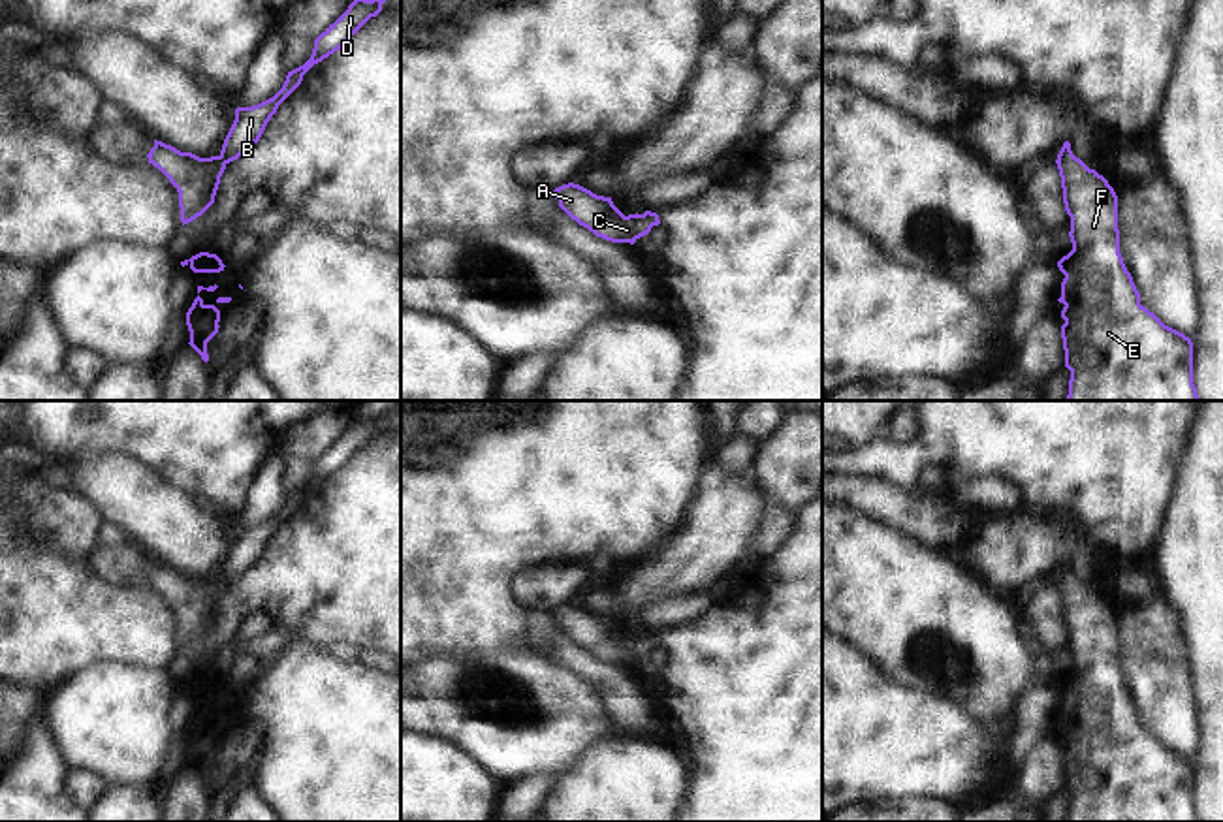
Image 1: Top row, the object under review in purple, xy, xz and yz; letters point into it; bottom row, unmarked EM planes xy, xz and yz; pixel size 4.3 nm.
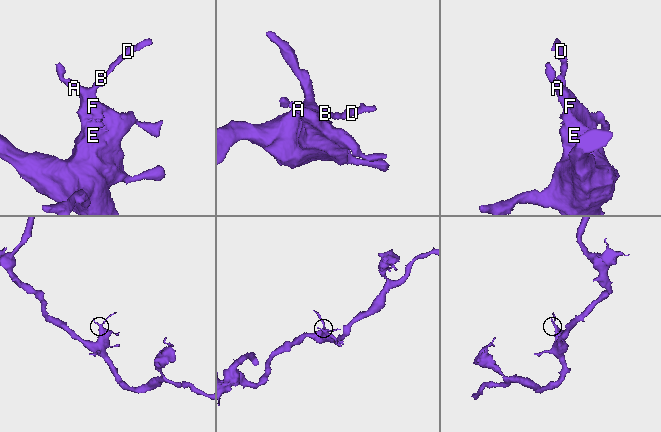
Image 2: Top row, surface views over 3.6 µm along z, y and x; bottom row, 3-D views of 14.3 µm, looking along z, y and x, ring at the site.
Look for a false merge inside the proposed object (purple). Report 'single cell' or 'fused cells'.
single cell

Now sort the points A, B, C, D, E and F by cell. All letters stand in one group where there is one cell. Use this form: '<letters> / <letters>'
A B C D E F

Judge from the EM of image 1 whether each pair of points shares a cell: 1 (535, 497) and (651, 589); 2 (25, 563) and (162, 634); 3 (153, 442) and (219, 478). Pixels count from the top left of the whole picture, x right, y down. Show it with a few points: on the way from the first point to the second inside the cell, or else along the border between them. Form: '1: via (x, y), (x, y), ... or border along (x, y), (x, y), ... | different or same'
1: border along (665, 542), (642, 561), (627, 567) | different
2: via (59, 597), (81, 619), (128, 625) | same
3: via (170, 442), (183, 442), (202, 461) | same

